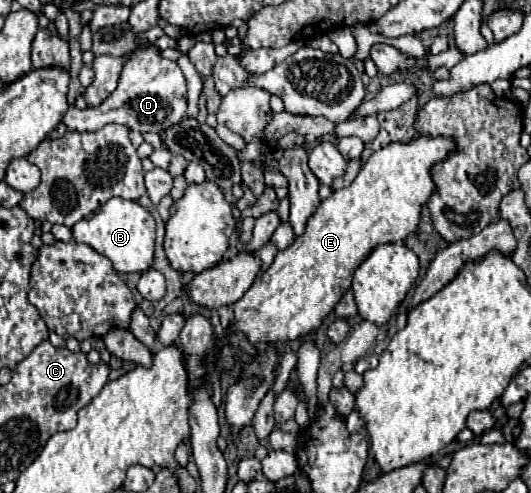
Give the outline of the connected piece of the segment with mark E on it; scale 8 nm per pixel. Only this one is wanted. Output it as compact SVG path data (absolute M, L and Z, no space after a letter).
M416 136L408 142L390 142L388 146L376 150L370 160L360 168L358 176L348 188L336 190L330 198L326 198L318 210L308 220L306 232L294 240L294 244L286 250L280 250L272 262L272 266L262 272L250 290L234 304L234 320L232 328L242 332L252 344L256 342L272 342L276 344L286 340L296 340L302 334L316 330L324 316L336 306L342 298L344 290L350 288L352 276L356 268L368 258L368 254L378 244L400 242L416 232L422 204L426 206L428 198L436 190L432 180L432 168L438 162L444 162L450 154L456 152L456 140L452 136Z

